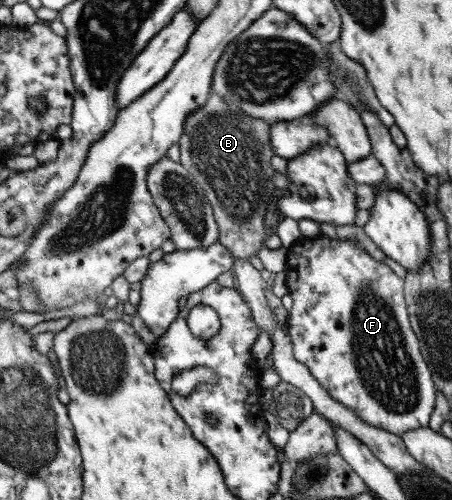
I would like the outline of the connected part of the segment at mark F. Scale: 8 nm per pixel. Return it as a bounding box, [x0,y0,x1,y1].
[284,233,436,437]

